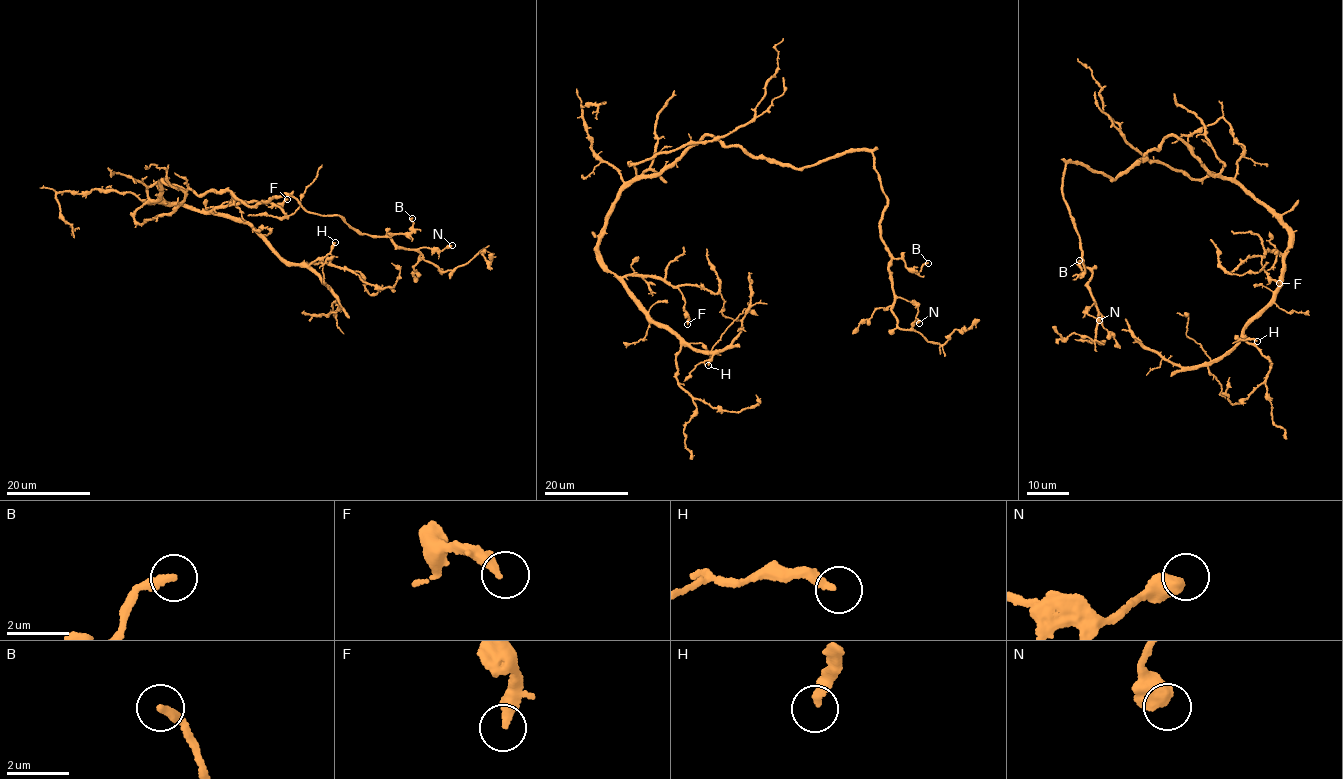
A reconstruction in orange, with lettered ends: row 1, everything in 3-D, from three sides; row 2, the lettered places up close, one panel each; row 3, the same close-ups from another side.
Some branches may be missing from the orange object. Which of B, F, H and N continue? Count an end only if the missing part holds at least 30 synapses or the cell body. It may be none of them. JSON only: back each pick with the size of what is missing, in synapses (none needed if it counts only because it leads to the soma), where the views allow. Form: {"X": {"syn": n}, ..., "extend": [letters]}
{"B": {"syn": 35}, "extend": ["B"]}

